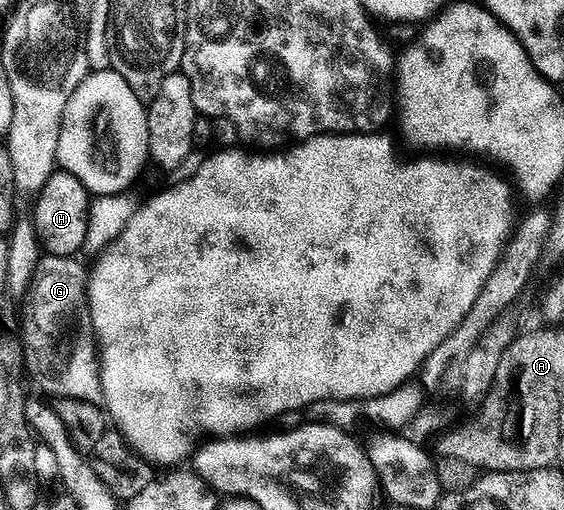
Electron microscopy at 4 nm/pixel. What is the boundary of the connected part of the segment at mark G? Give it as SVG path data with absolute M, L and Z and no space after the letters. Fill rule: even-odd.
M52 253L40 256L26 282L27 298L23 301L23 364L26 372L35 375L40 387L62 399L98 402L101 397L99 387L99 360L95 353L93 329L87 326L87 280L85 269L75 262L74 256L58 257Z

